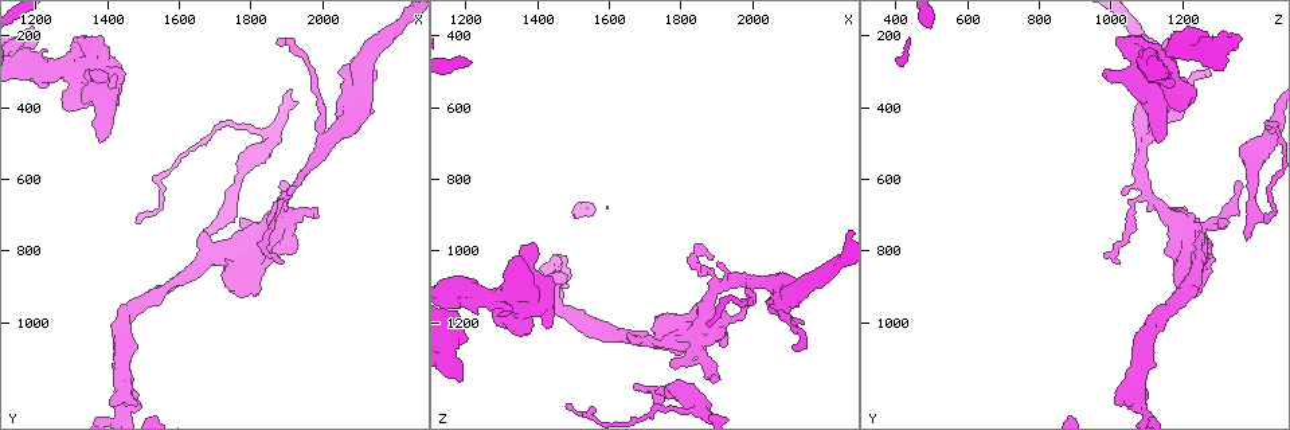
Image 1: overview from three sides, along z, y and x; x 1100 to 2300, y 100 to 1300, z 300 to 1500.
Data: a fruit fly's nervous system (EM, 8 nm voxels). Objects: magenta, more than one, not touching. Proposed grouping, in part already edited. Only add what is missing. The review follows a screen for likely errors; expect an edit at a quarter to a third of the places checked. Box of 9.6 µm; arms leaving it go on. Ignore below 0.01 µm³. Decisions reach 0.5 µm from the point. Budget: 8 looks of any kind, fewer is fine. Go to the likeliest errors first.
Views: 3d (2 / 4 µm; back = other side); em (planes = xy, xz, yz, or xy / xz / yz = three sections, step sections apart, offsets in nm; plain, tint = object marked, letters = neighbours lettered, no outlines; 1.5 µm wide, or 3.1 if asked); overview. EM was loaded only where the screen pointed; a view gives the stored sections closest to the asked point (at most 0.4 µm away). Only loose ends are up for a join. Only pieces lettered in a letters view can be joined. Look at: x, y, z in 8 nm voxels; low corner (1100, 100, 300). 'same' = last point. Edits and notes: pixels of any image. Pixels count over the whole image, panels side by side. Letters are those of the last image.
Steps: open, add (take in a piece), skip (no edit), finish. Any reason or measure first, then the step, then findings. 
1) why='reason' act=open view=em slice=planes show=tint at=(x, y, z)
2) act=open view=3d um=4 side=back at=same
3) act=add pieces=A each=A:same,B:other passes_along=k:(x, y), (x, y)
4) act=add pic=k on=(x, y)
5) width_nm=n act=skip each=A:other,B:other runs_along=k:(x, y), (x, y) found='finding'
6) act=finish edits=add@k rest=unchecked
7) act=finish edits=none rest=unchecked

why='thin end' act=open view=em slice=yz step=8 show=letters at=(1670, 760, 1380)

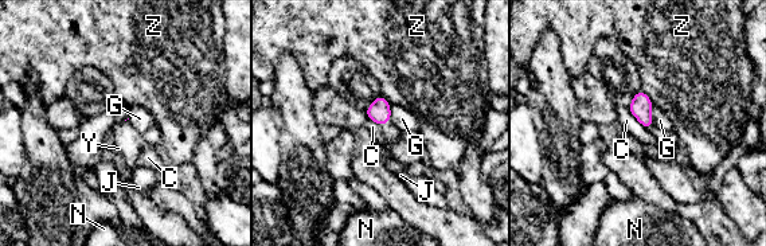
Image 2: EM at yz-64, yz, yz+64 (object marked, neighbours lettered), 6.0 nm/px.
why='another direction' act=open view=em slice=xy step=4 show=letters at=same

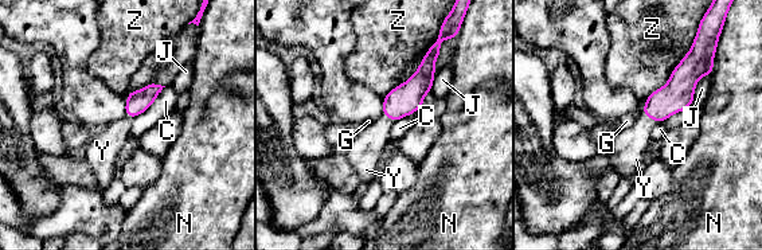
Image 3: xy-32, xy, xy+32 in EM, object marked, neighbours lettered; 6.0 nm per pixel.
width_nm=140 act=add pieces=Y each=C:other,G:other,J:other,N:other,Y:same,Z:other passes_along=3:(676, 96), (649, 116), (629, 147) found='the neuron continues'

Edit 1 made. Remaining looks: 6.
why='see it whole again' act=open view=overview

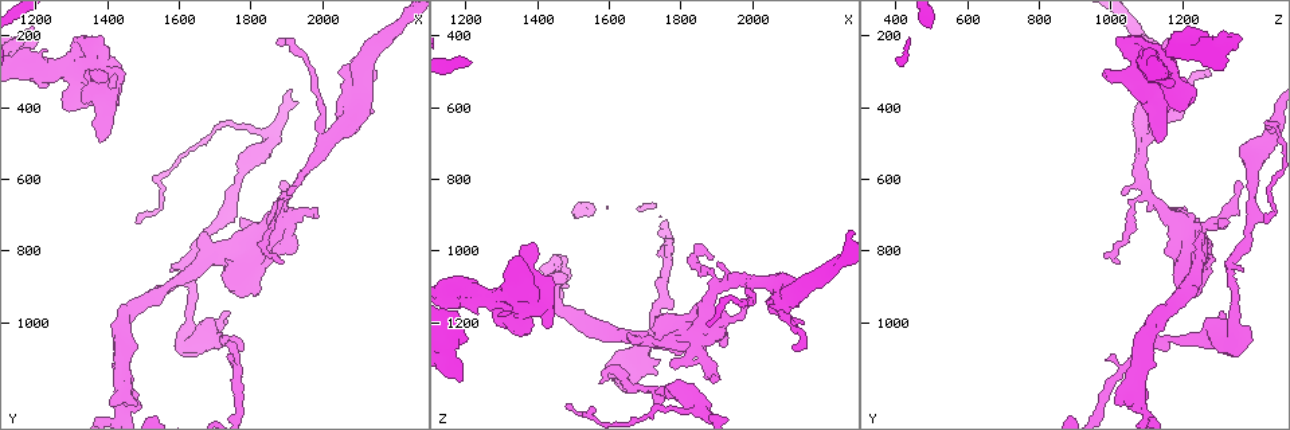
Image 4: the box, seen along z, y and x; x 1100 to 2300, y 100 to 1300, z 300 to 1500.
why='an open end' act=open view=em slice=xy step=4 show=tint at=(1370, 490, 1130)

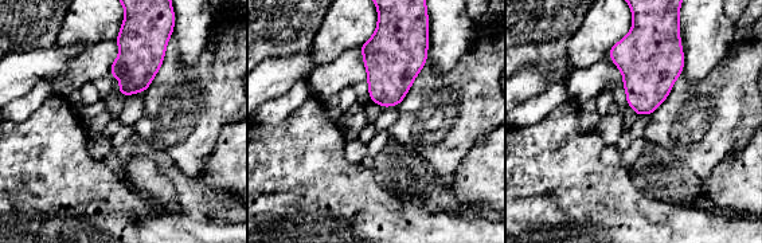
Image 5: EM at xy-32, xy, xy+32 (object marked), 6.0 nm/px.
why='another direction' act=open view=em slice=planes show=letters at=same

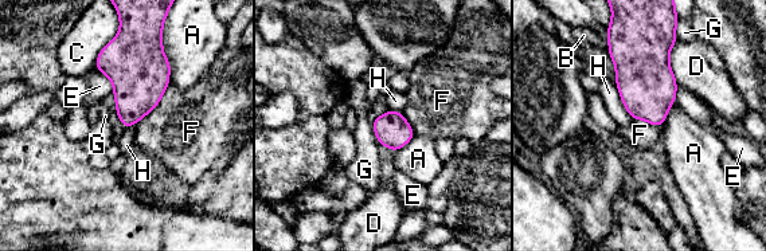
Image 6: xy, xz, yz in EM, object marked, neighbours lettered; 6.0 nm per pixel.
act=skip each=A:other,B:other,C:other,D:other,E:other,F:other,G:other,H:other border=6:(371, 122), (379, 144) found='no lettered piece goes on from it'

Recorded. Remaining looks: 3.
why='thin end' act=open view=3d um=2 at=(2120, 310, 1290)

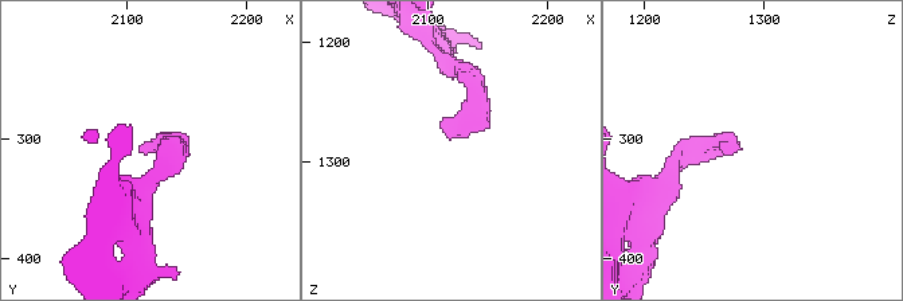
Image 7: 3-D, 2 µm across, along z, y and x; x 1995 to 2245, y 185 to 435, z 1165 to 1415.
act=open view=em slice=yz step=4 show=letters at=(2122, 306, 1282)

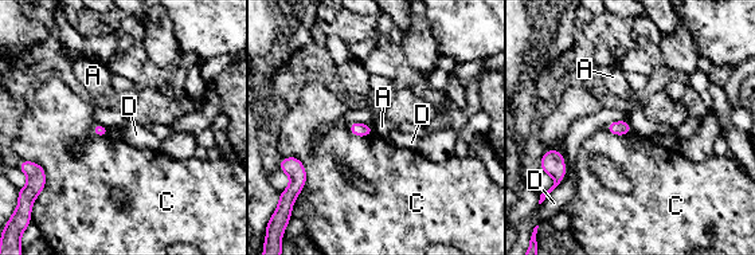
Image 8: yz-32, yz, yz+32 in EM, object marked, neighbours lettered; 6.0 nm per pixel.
act=open view=em slice=planes show=letters at=same

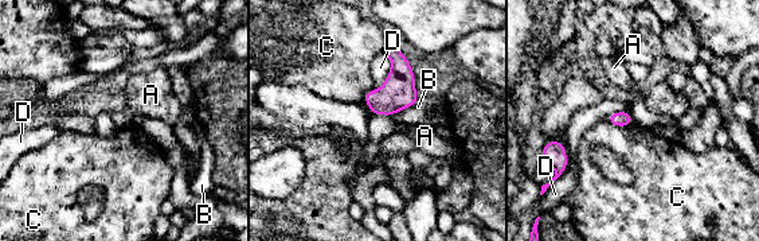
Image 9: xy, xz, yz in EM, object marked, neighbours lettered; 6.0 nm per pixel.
act=skip each=A:other,B:other,C:other,D:other border=9:(372, 113), (391, 116) found='no lettered piece goes on from it'

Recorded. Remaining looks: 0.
act=finish edits=add@3 rest=unchecked

